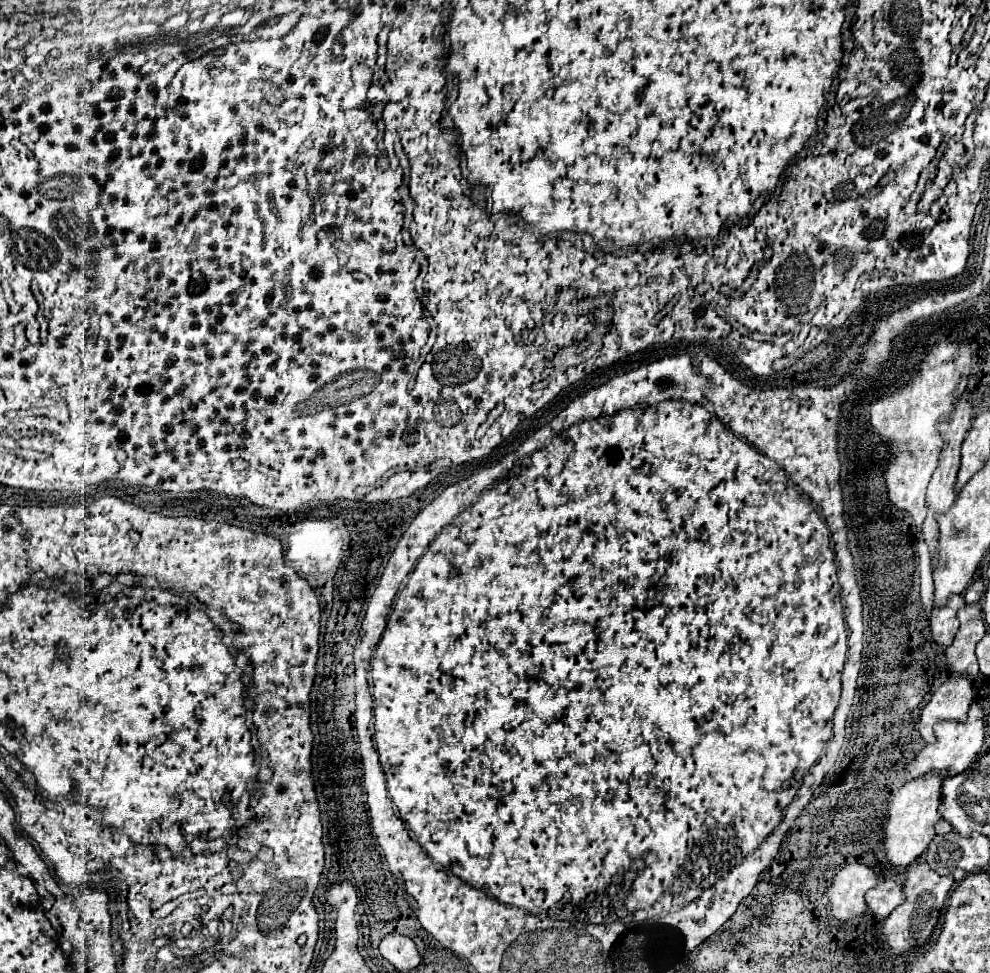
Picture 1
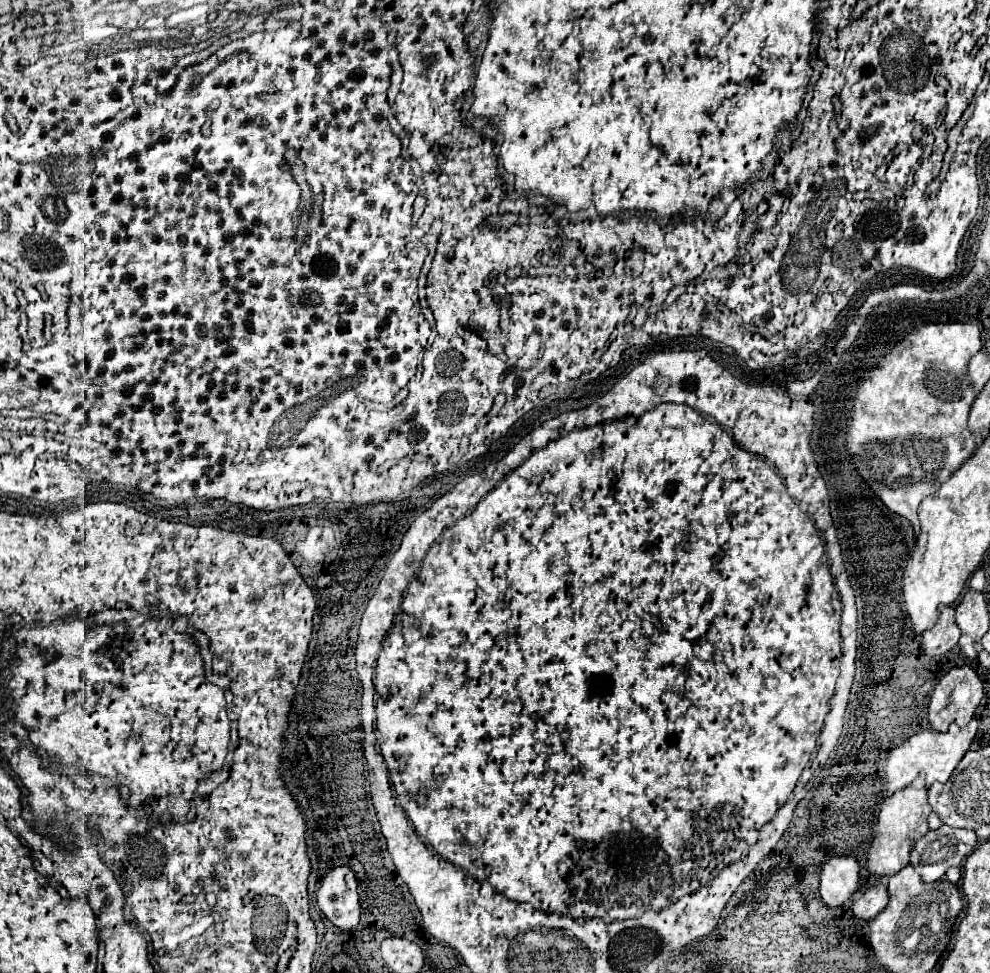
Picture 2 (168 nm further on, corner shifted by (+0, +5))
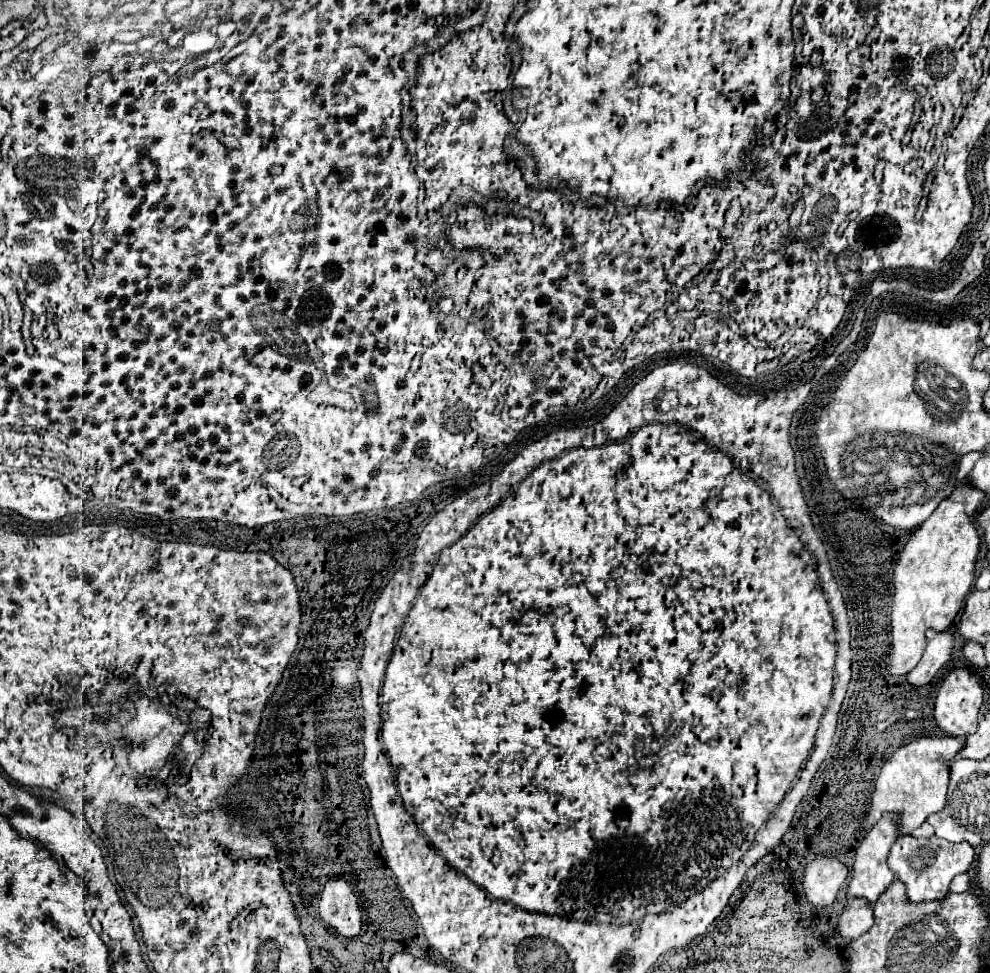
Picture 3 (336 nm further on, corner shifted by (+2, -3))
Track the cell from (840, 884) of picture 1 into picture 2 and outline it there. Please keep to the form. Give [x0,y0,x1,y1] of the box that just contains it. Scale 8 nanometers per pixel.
[820,857,860,907]

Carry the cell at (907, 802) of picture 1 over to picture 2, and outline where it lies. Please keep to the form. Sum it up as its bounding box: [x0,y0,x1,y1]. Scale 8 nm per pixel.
[866,775,932,877]

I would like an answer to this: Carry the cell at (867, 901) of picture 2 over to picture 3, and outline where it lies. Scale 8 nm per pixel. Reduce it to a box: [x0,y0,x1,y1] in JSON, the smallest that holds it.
[836,899,872,941]

